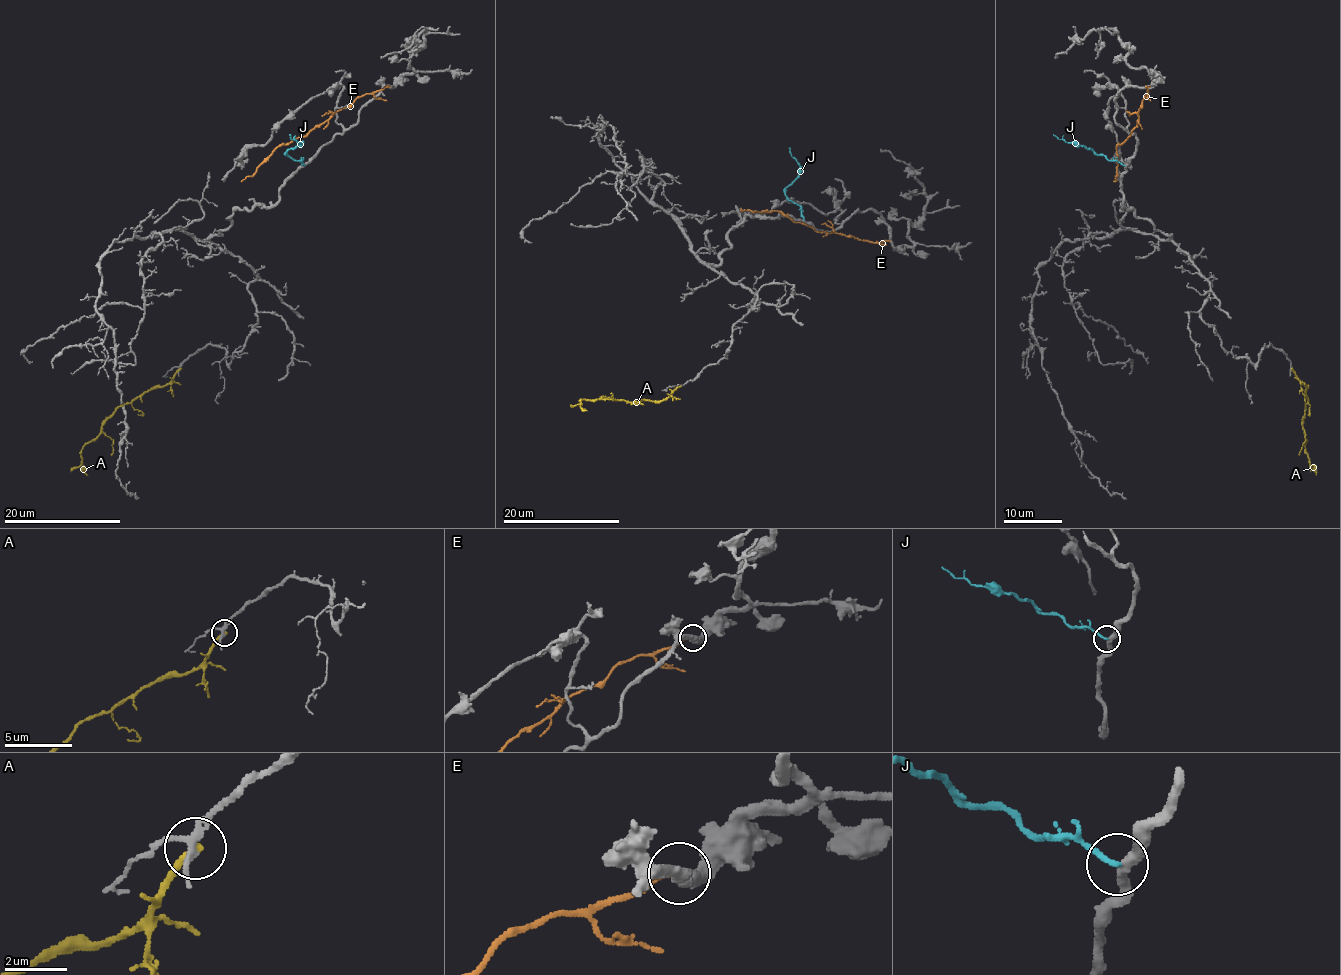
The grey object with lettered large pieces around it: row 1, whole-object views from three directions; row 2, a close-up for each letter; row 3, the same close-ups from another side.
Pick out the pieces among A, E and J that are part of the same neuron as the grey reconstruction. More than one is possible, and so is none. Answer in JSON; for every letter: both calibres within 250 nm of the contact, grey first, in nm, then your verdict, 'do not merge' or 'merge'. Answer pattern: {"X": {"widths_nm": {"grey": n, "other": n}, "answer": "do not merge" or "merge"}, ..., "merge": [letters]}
{"A": {"widths_nm": {"grey": 190, "other": 260}, "answer": "do not merge"}, "E": {"widths_nm": {"grey": 340, "other": 200}, "answer": "do not merge"}, "J": {"widths_nm": {"grey": 320, "other": 200}, "answer": "merge"}, "merge": ["J"]}

